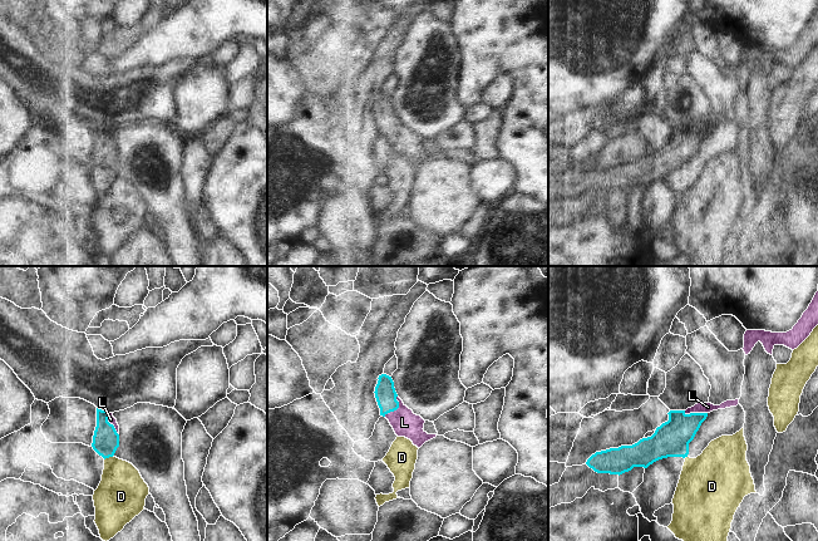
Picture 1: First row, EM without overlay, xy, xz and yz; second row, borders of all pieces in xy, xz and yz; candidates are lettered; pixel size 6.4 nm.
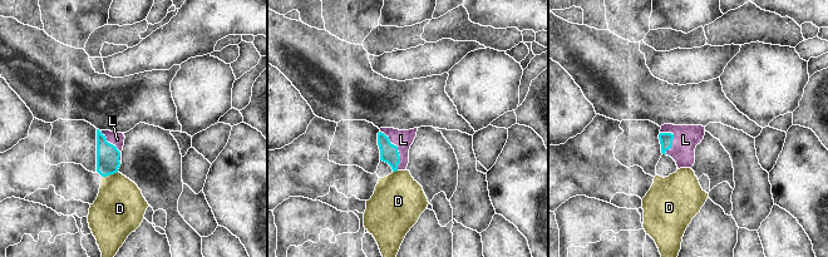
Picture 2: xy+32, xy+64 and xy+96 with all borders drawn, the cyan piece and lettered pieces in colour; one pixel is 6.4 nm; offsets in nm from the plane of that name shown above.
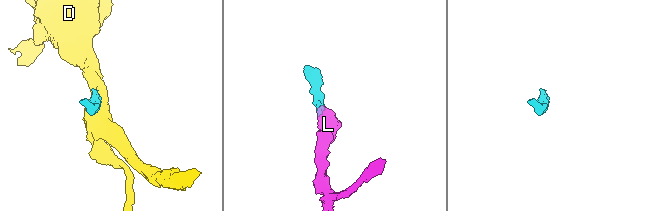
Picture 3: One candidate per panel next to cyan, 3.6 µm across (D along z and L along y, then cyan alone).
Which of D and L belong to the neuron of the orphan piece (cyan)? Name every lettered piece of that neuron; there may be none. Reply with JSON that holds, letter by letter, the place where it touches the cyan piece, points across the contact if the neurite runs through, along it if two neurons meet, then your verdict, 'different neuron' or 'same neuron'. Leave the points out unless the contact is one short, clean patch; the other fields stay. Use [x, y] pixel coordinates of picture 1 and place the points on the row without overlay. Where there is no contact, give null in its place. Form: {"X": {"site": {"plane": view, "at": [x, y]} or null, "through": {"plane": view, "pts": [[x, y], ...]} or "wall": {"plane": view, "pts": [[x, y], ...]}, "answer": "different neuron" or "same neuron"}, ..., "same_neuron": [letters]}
{"D": {"site": {"plane": "xy", "at": [108, 176]}, "wall": {"plane": "xy", "pts": [[112, 175], [104, 178]]}, "answer": "different neuron"}, "L": {"site": {"plane": "xz", "at": [397, 127]}, "through": {"plane": "xz", "pts": [[385, 113], [397, 127], [404, 141]]}, "answer": "same neuron"}, "same_neuron": ["L"]}

